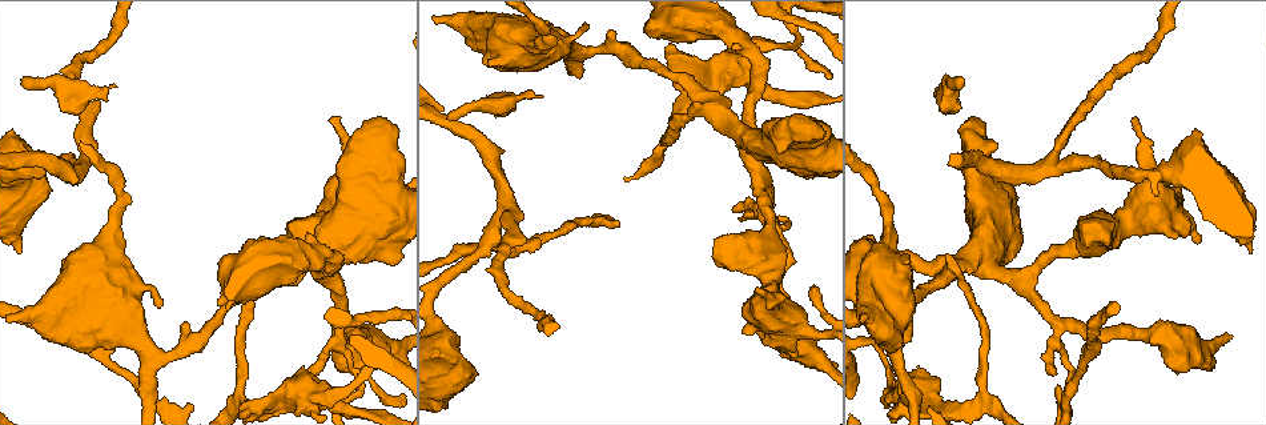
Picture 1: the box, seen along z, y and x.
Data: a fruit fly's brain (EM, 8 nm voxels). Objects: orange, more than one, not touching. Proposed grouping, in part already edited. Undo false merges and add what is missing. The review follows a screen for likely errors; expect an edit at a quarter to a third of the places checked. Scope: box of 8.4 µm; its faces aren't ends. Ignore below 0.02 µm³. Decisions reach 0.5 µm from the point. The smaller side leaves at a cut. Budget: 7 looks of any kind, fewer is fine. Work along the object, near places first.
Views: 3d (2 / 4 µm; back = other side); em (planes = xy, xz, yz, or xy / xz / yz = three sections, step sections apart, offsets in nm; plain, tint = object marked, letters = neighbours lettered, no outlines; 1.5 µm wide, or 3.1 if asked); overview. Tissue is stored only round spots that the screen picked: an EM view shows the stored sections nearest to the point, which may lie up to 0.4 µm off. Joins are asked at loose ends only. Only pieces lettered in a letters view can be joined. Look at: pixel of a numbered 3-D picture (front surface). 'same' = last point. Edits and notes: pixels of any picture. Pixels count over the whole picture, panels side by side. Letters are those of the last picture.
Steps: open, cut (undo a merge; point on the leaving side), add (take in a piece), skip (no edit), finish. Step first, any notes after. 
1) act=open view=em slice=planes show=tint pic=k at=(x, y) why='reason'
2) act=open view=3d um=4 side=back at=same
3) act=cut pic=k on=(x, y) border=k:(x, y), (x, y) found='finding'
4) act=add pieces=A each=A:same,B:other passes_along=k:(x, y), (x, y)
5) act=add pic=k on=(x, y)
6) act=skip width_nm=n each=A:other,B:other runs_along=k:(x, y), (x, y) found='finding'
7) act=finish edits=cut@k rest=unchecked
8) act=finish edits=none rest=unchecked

act=open view=em slice=xy step=8 show=tint pic=1 at=(738, 134) why='thin arm on a thick one'

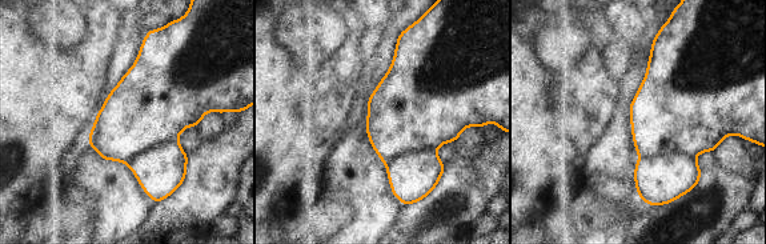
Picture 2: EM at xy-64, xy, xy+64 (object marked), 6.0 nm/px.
act=open view=em slice=planes show=letters at=same

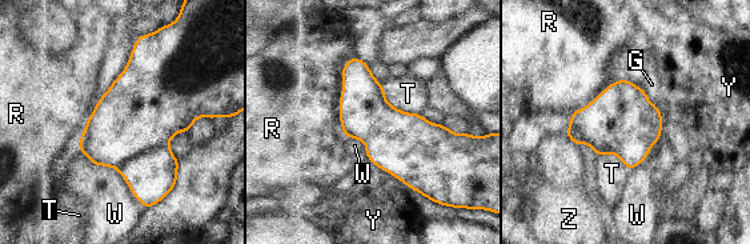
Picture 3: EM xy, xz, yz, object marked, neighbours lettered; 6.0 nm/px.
act=skip each=G:other,R:other,T:other,W:other,Y:other,Z:other border=3:(77, 147), (147, 208) found='all the same neuron'

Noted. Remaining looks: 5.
act=open view=em slice=planes show=letters pic=1 at=(286, 223) why='thick end'

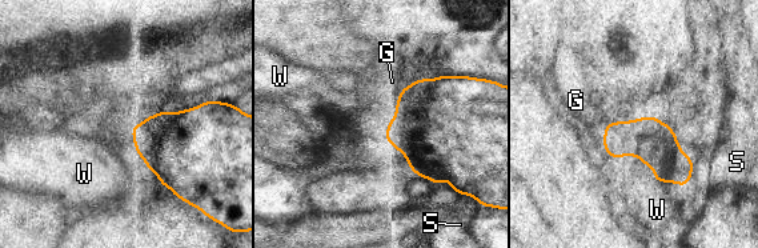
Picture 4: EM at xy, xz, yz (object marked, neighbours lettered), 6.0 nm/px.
act=skip longest_contact=W:500nm each=G:other,S:other,W:other border=4:(609, 156), (686, 187) found='none of them fits'

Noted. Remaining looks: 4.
act=open view=em slice=planes show=letters pic=1 at=(116, 86) why='free end'

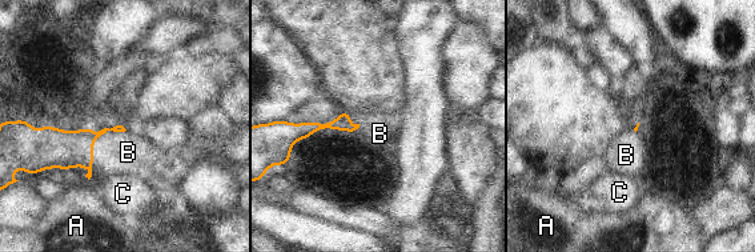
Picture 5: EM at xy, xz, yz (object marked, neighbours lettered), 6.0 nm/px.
act=add pieces=B longest_contact=B:360nm each=A:other,B:same,C:other found='the neuron continues'

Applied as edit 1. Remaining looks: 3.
act=finish edits=add@5 rest=unchecked

